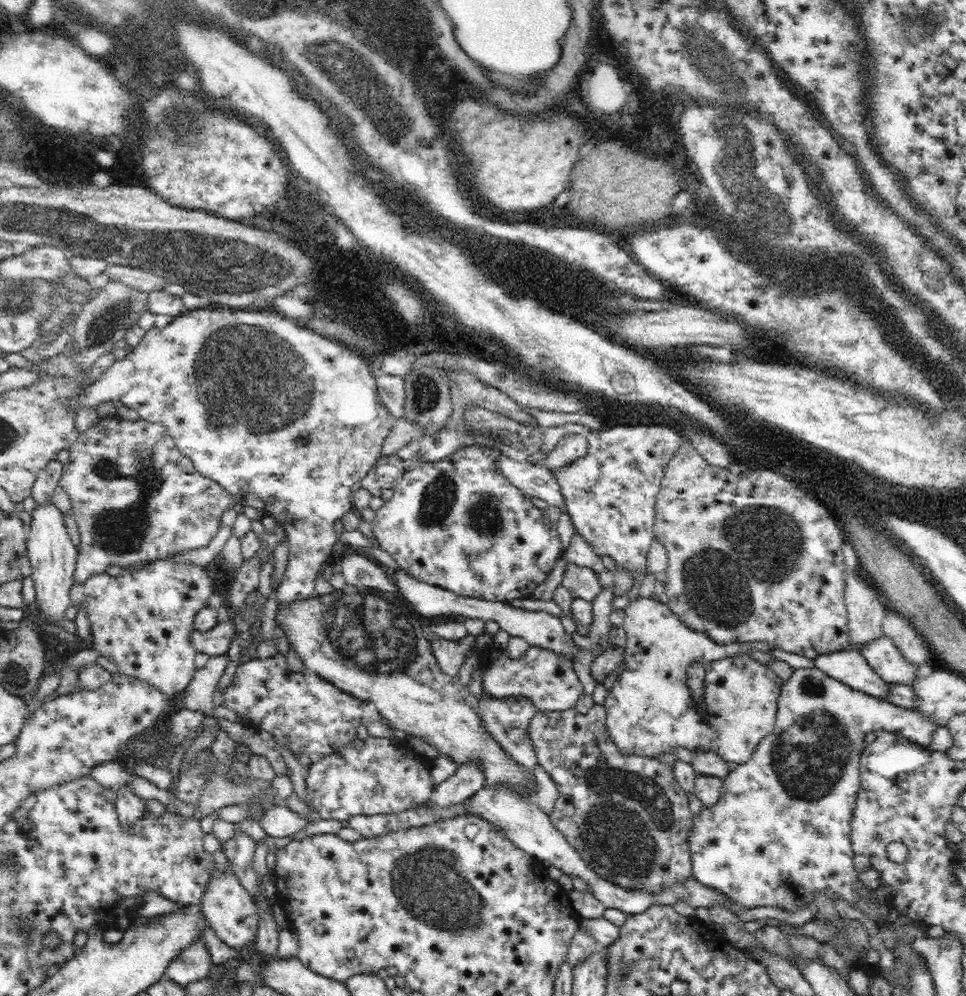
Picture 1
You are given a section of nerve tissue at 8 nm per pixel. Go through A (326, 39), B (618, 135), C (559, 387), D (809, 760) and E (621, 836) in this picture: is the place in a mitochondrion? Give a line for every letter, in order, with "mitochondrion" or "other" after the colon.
A: mitochondrion
B: other
C: other
D: mitochondrion
E: mitochondrion

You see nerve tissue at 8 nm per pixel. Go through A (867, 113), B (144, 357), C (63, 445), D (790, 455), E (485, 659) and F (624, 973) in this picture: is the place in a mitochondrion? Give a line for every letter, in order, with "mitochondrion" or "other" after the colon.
A: other
B: other
C: other
D: other
E: other
F: mitochondrion

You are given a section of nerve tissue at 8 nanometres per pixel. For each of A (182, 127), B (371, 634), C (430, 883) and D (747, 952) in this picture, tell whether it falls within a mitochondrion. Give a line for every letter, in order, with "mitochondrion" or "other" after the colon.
A: mitochondrion
B: mitochondrion
C: mitochondrion
D: other

